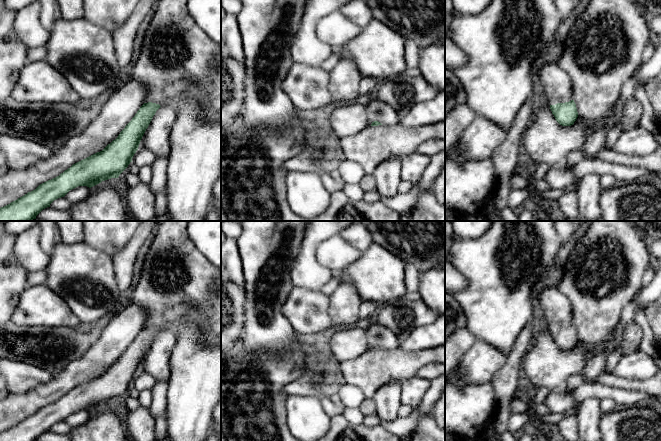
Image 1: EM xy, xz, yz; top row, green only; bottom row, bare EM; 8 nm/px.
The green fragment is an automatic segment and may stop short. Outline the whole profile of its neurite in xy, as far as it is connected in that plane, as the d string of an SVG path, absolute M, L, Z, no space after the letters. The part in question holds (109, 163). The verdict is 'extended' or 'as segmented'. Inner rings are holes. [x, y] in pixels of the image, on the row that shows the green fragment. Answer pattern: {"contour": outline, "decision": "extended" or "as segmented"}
{"contour": "M123 79L114 89L96 119L80 134L44 160L22 170L0 175L0 221L32 221L45 208L78 186L89 188L118 178L132 162L140 141L159 104L145 102L146 90L134 79Z", "decision": "extended"}

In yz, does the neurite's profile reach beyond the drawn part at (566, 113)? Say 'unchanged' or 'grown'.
grown

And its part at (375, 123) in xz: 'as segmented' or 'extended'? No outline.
extended

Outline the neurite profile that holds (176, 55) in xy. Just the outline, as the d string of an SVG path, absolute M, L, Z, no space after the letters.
M158 0L155 14L150 21L146 31L141 53L132 68L131 73L124 79L134 79L143 84L146 90L145 103L152 102L163 107L172 107L176 114L180 110L180 101L185 92L191 93L195 99L203 106L203 111L212 119L221 121L221 45L215 43L194 21L187 9L188 0ZM214 56L219 56L220 61L217 67L211 66L211 60Z

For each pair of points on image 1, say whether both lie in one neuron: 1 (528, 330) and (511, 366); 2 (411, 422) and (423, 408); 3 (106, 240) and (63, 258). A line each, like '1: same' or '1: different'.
1: same
2: different
3: different

